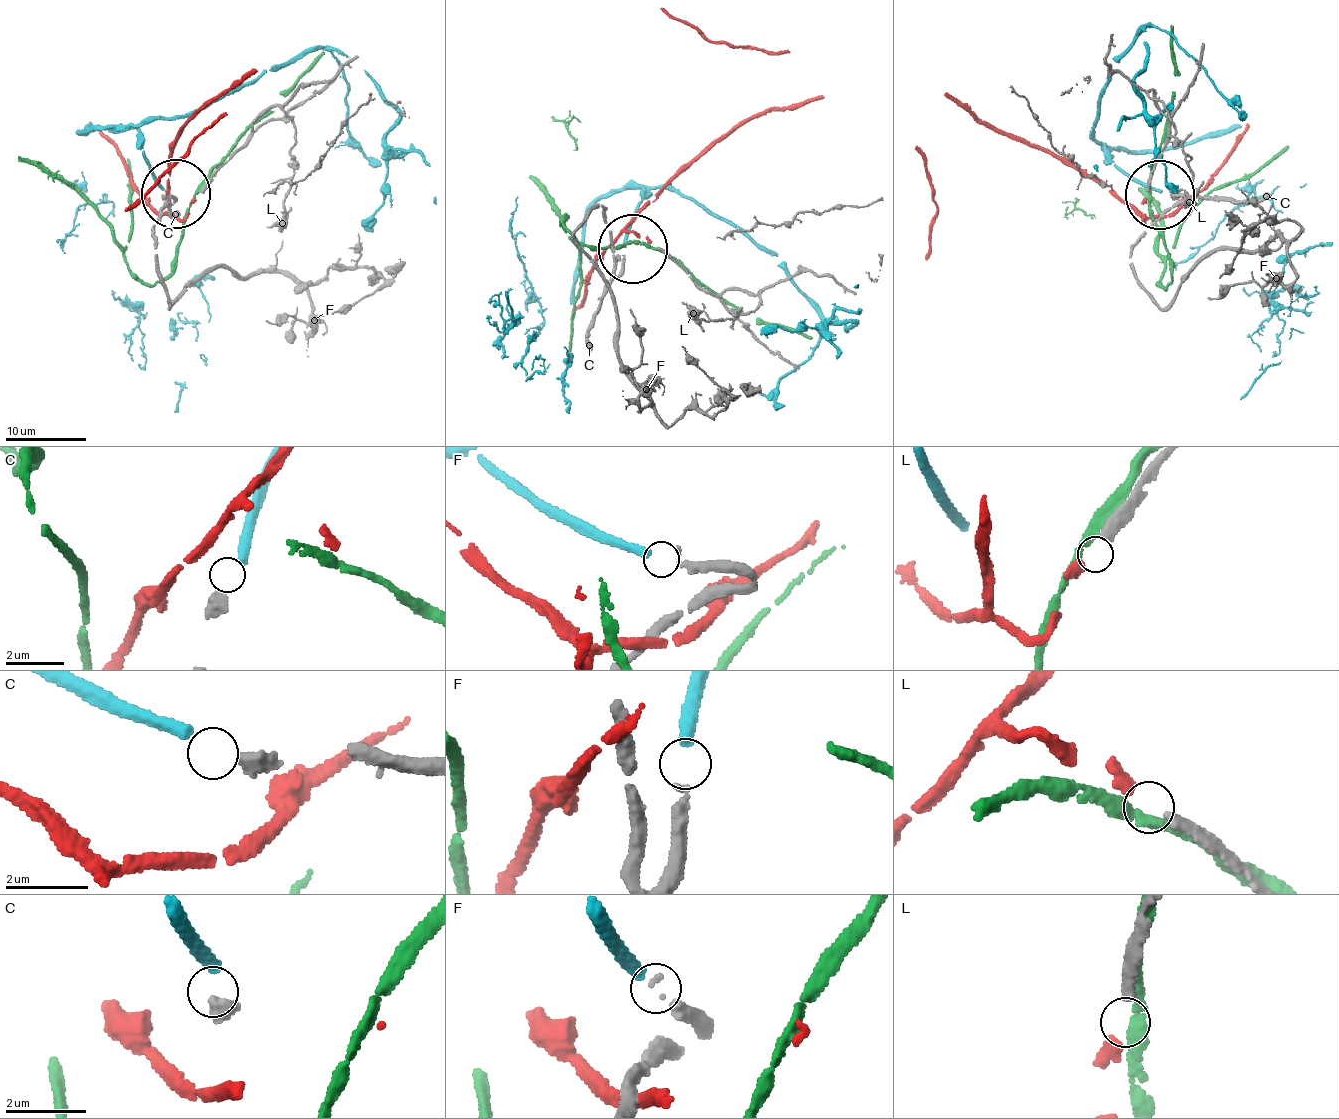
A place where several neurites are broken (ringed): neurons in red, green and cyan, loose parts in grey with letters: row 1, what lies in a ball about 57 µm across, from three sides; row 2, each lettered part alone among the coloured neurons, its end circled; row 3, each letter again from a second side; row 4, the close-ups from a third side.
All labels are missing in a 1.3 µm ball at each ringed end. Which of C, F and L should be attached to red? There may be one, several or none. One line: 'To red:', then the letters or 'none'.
To red: L

